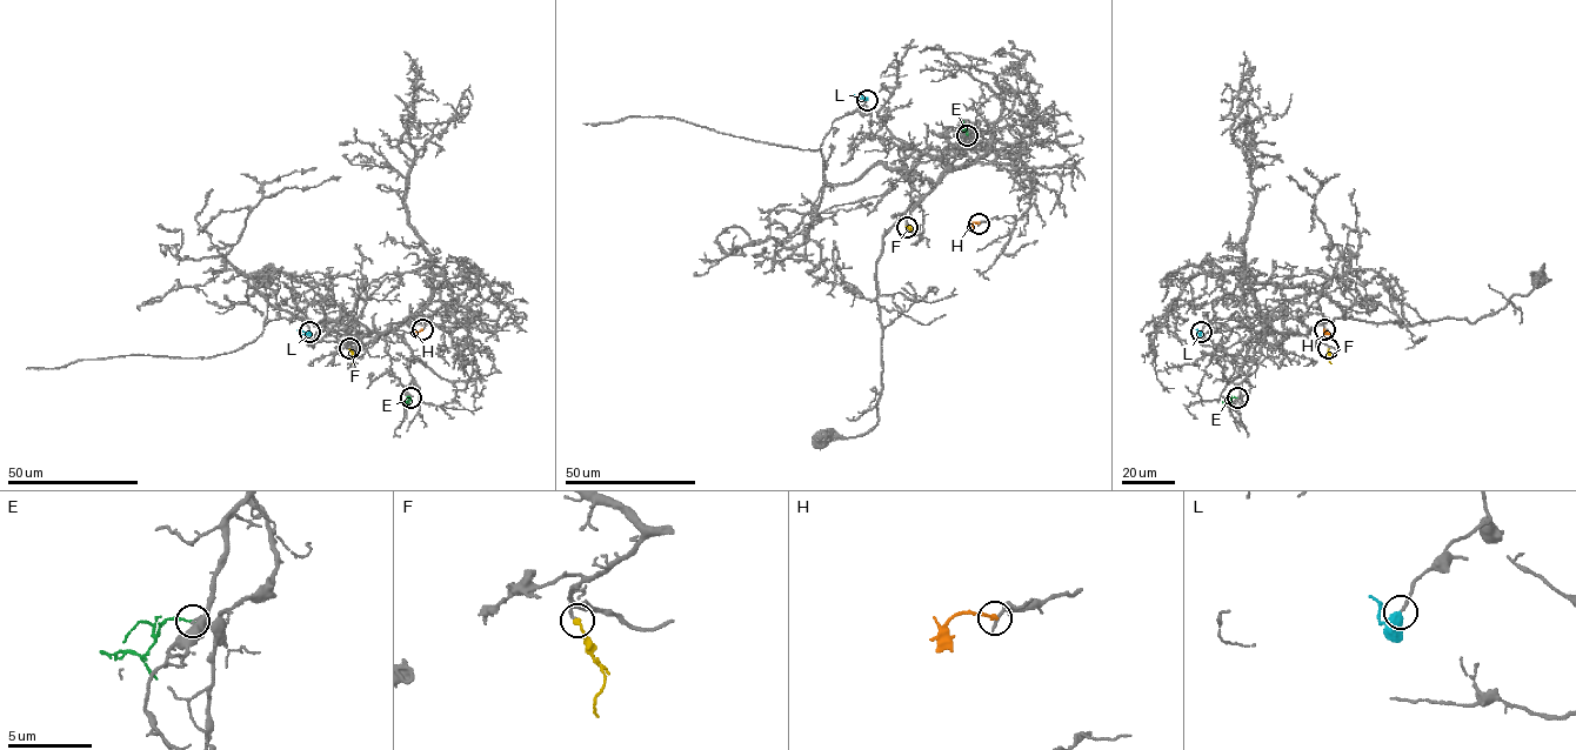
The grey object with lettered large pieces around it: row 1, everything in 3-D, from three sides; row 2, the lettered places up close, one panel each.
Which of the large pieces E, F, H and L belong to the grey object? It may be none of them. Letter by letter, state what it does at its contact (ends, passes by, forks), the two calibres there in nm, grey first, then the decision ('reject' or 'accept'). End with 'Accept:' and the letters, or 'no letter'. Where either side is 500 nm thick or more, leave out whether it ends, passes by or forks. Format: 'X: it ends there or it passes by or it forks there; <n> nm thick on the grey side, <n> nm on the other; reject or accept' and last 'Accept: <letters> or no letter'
E: it ends there; 130 nm thick on the grey side, 150 nm on the other; reject
F: it ends there; 160 nm thick on the grey side, 200 nm on the other; accept
H: it ends there; 220 nm thick on the grey side, 220 nm on the other; reject
L: 160 nm thick on the grey side, 600 nm on the other; accept
Accept: F, L

